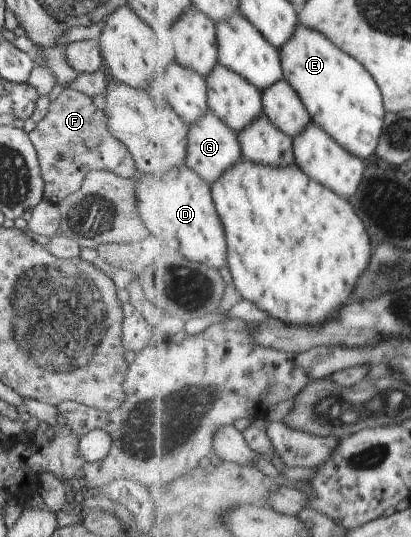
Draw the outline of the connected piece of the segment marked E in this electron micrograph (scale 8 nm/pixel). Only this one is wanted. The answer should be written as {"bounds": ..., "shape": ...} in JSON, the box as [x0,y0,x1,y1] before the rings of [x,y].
{"bounds":[279,24,387,160],"shape":[[[302,24],[296,26],[294,38],[279,50],[284,76],[302,98],[313,122],[352,154],[364,160],[374,155],[387,112],[382,91],[370,71],[357,58],[336,46],[326,34]]]}

